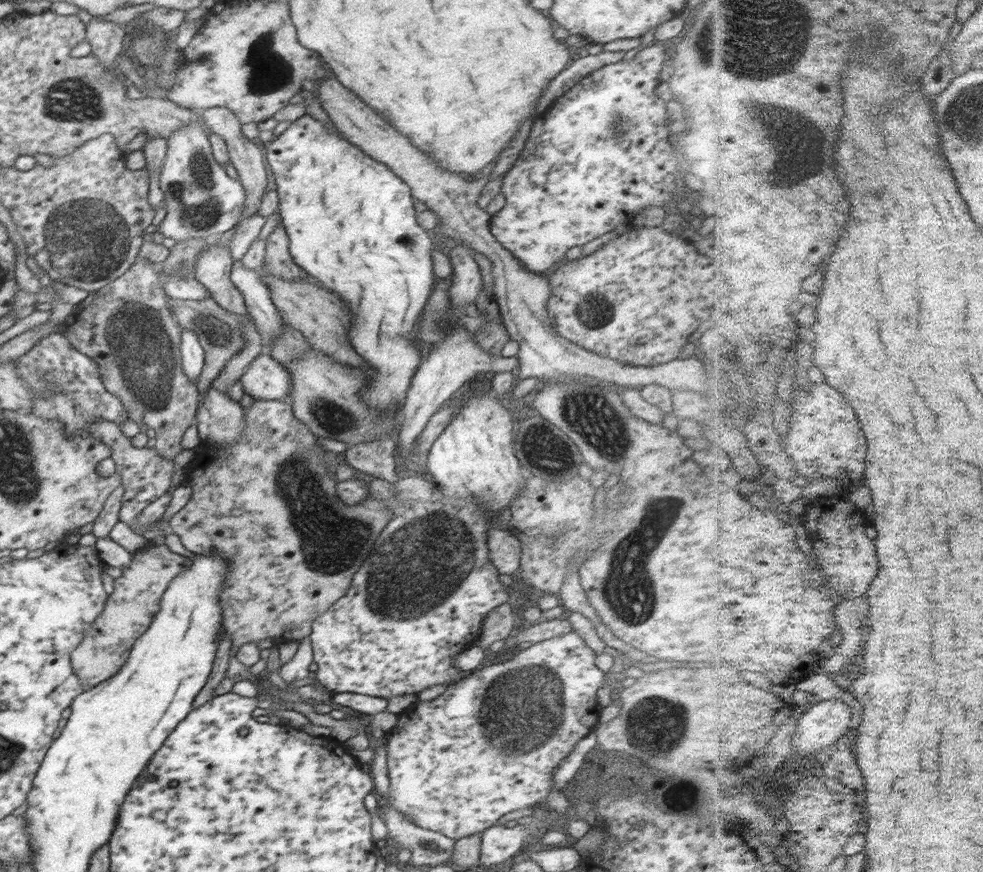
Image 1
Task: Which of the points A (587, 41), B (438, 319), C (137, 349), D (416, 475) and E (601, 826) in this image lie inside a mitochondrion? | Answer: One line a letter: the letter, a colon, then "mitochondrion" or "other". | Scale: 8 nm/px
A: other
B: mitochondrion
C: mitochondrion
D: other
E: other

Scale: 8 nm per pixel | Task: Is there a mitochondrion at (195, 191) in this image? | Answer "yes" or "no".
yes

